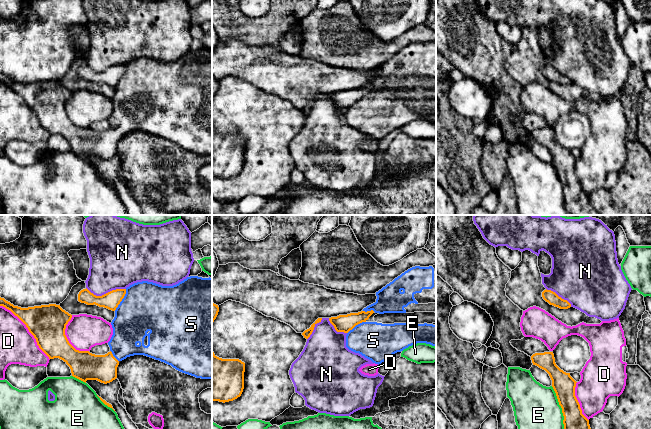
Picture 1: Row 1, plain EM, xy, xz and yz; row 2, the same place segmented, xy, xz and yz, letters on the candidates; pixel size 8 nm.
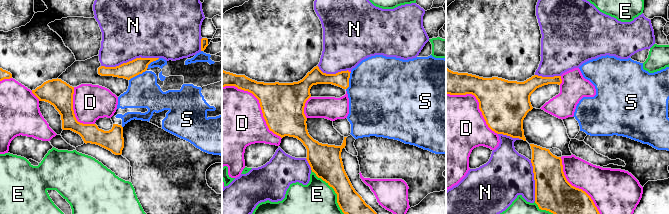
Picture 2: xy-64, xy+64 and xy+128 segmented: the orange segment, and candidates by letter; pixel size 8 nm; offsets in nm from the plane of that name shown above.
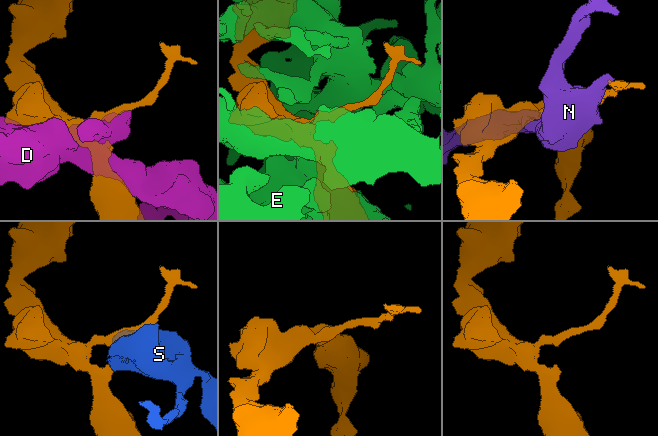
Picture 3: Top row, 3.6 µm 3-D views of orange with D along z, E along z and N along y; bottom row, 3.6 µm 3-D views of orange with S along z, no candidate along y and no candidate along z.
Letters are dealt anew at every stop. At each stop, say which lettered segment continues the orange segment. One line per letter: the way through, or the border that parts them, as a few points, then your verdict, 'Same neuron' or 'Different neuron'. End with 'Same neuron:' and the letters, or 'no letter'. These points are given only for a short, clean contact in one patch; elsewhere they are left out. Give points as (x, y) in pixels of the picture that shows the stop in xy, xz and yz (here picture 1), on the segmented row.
D: Different neuron
E: Different neuron
N: Different neuron
S: Same neuron
Same neuron: S

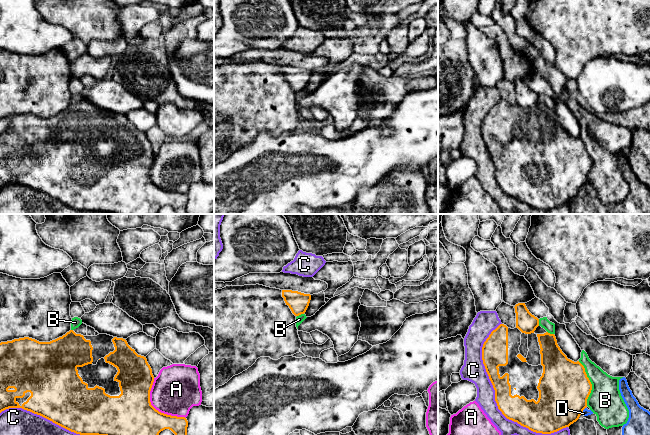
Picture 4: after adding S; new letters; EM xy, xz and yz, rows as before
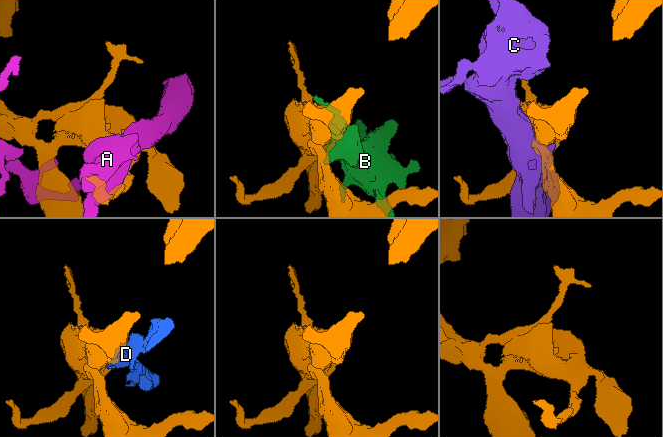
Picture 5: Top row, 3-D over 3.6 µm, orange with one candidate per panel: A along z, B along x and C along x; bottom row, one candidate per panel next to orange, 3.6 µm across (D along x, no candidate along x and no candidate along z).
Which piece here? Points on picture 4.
A: Different neuron
B: Different neuron
C: Different neuron
D: Boundary: yz (585, 407), (581, 413). Different neuron
Same neuron: no letter

